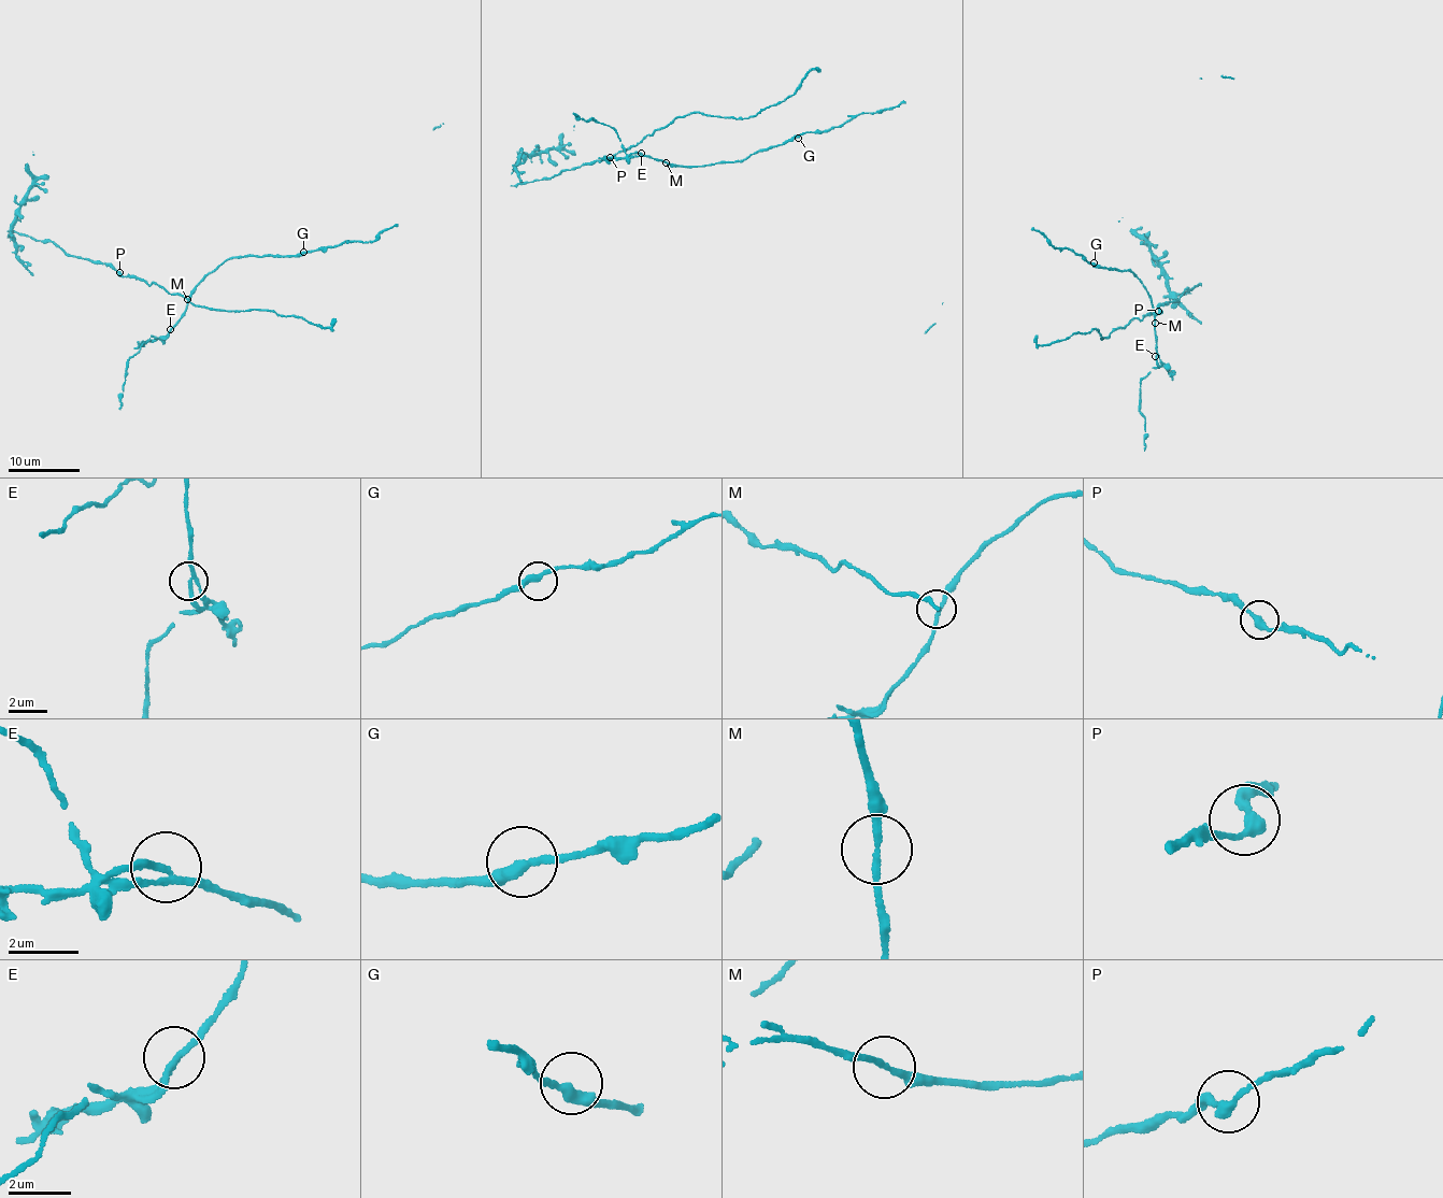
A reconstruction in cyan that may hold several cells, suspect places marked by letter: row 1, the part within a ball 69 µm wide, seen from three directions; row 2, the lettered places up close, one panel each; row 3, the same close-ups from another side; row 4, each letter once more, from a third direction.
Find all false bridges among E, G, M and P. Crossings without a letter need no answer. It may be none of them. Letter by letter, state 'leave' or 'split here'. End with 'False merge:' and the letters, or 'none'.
E: split here
G: leave
M: leave
P: leave
False merge: E

